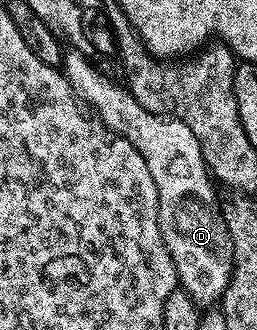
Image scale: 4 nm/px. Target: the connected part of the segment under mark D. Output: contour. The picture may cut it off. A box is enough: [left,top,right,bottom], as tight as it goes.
[61,51,234,306]

